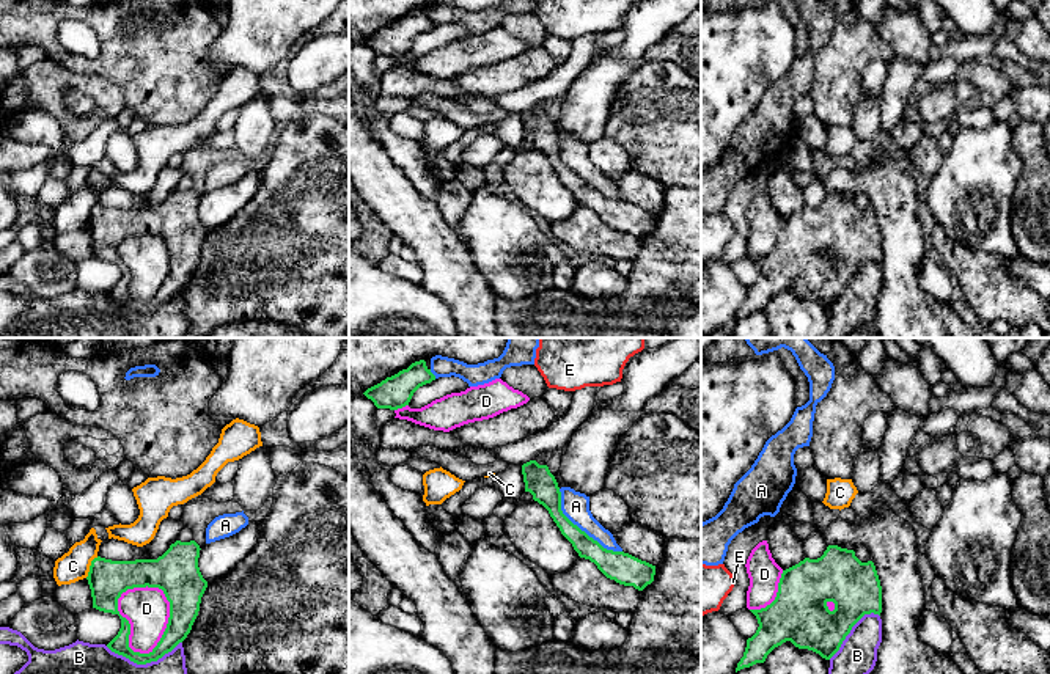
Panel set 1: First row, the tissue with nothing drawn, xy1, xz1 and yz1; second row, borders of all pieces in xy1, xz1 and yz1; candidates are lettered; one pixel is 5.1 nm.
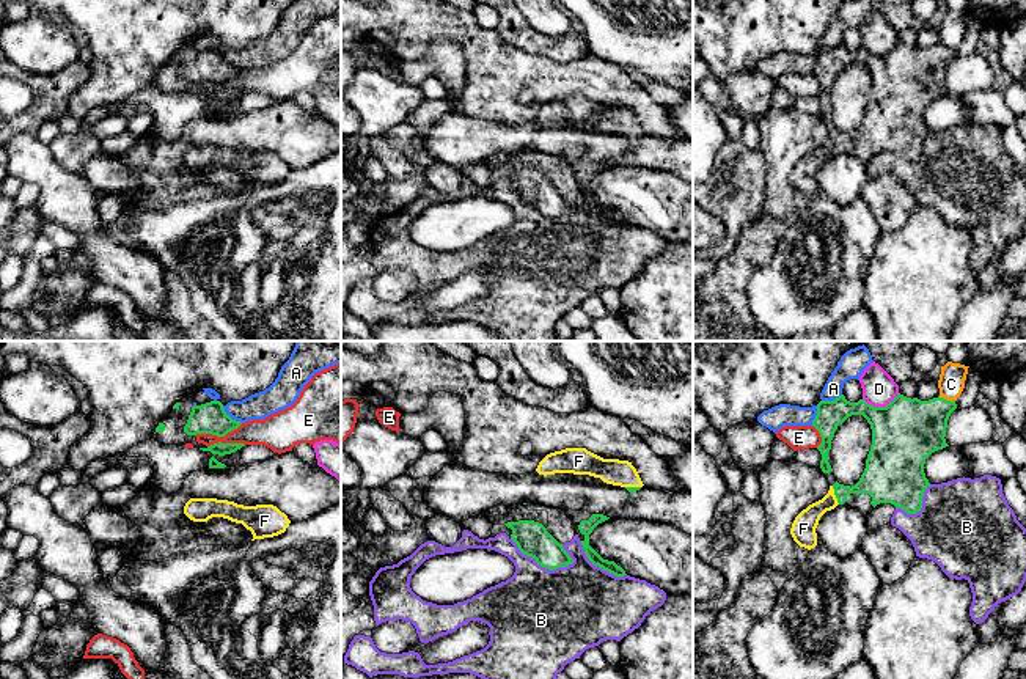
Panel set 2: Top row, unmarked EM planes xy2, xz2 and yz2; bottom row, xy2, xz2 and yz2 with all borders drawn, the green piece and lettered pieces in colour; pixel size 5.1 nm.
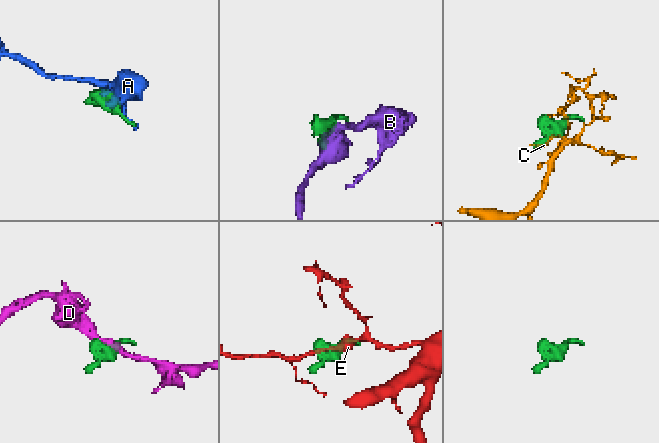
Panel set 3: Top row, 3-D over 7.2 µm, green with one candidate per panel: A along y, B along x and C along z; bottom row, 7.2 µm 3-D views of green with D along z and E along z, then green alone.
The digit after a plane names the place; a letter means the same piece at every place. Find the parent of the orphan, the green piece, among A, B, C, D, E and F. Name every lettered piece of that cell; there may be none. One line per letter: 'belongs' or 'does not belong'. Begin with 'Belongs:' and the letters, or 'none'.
Belongs: F
A: does not belong
B: does not belong
C: does not belong
D: does not belong
E: does not belong
F: belongs

